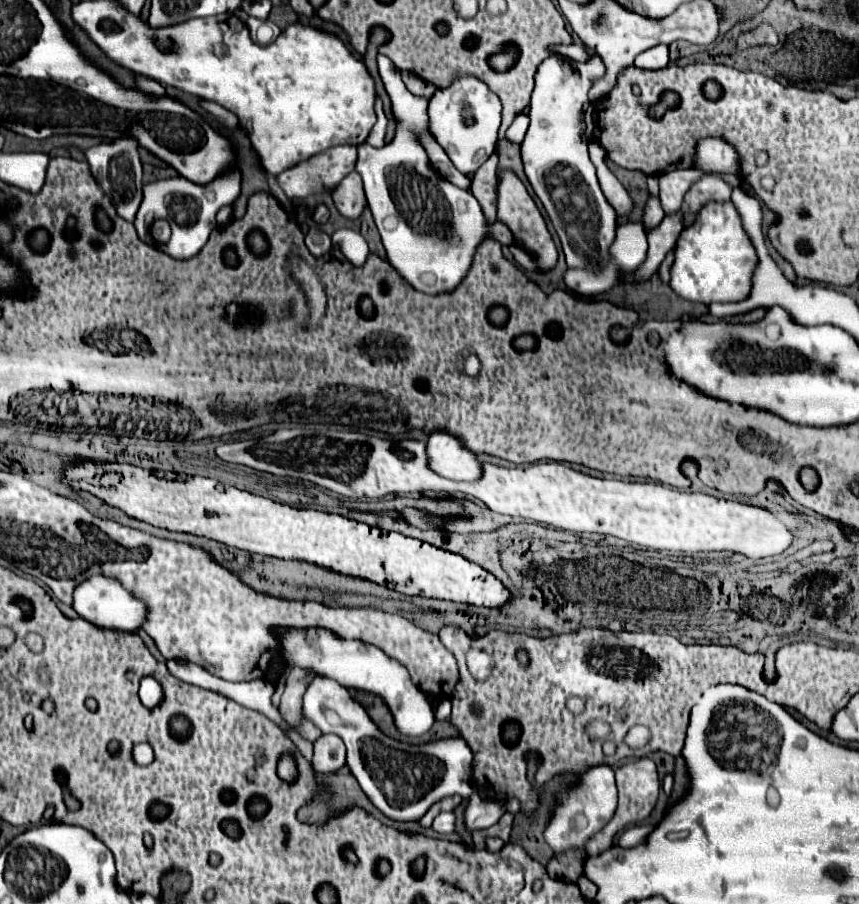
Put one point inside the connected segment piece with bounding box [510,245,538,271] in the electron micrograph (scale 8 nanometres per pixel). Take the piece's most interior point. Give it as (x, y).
(525, 259)

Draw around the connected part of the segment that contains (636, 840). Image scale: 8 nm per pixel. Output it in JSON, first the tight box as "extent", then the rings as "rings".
{"extent":[620,825,656,849],"rings":[[[648,825],[648,827],[632,827],[632,829],[626,829],[624,835],[620,837],[620,845],[624,849],[630,849],[630,847],[636,847],[640,843],[644,843],[648,839],[648,835],[654,831],[656,825]]]}

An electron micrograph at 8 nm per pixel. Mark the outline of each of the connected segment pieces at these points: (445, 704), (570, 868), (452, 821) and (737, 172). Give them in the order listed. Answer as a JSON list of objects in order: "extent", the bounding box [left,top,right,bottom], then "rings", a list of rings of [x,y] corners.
[{"extent":[434,699,452,719],"rings":[[[450,699],[434,701],[434,713],[436,713],[436,719],[448,719],[448,717],[450,717],[450,709],[452,709]]]},{"extent":[546,851,584,881],"rings":[[[570,851],[566,855],[558,855],[554,857],[548,865],[546,865],[548,873],[552,877],[558,879],[568,879],[568,881],[576,881],[582,875],[584,869],[584,857],[580,857],[580,853]]]},{"extent":[432,813,456,833],"rings":[[[440,813],[434,823],[432,823],[432,829],[438,831],[438,833],[454,833],[456,831],[456,815],[454,813]]]},{"extent":[694,137,742,179],"rings":[[[704,137],[696,145],[694,167],[706,173],[724,173],[734,175],[736,179],[742,177],[742,157],[732,147],[732,143],[720,137]]]}]

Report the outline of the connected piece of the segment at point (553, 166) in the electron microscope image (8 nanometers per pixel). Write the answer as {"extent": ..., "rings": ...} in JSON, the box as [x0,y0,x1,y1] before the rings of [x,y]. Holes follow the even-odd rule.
{"extent":[522,55,616,271],"rings":[[[598,55],[588,63],[548,57],[536,73],[536,87],[528,111],[530,127],[522,141],[526,177],[560,237],[570,269],[598,271],[598,267],[606,267],[606,263],[610,263],[610,243],[616,235],[616,211],[610,209],[596,179],[596,167],[588,157],[584,123],[592,79],[602,75],[604,63]],[[580,197],[586,197],[588,203],[580,205]]]}

